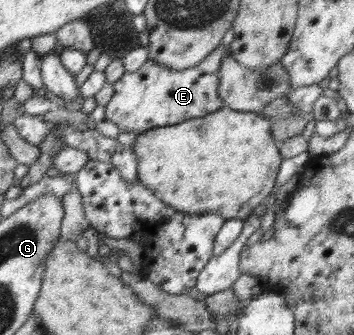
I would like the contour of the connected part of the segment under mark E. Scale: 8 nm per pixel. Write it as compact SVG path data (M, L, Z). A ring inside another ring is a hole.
M222 42L206 55L196 66L176 70L148 59L134 72L124 73L113 82L113 95L104 106L105 119L112 120L119 132L134 132L136 135L161 126L172 126L191 118L212 114L225 106L218 94L218 71L225 56Z

